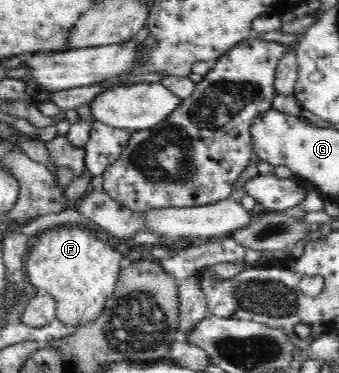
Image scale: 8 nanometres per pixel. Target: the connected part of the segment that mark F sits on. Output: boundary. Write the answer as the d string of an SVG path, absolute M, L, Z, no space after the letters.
M60 225L36 236L26 258L26 274L39 292L52 294L56 300L56 317L80 326L94 320L103 311L106 300L113 294L120 272L122 252L92 234L90 229Z

